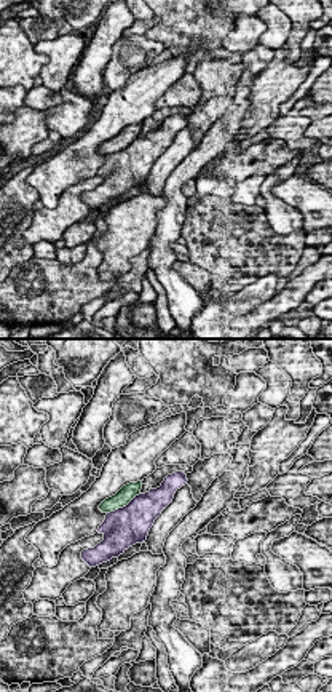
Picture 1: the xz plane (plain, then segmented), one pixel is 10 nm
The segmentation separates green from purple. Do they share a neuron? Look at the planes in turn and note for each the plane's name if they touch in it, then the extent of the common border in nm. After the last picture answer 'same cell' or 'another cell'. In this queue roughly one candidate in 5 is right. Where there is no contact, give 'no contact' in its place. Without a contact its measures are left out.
contact in xz; length 400 nm

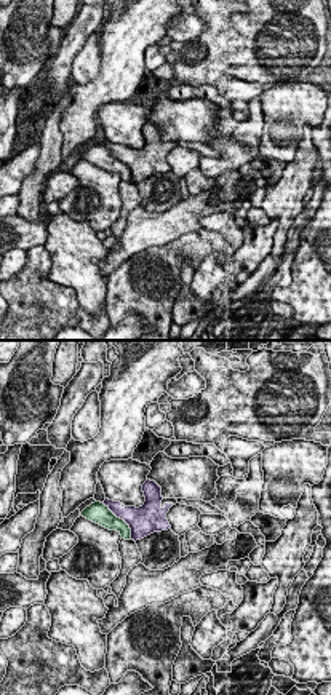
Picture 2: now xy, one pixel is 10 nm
contact in xy; length 480 nm

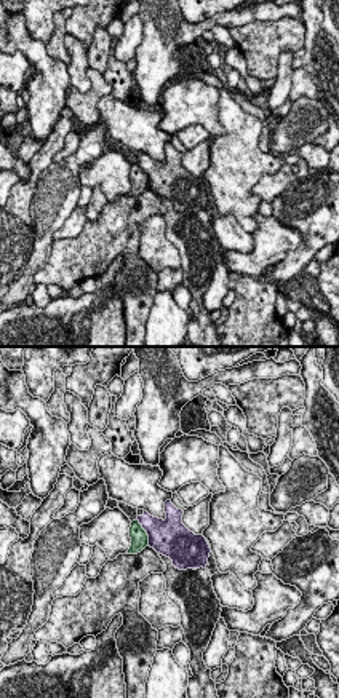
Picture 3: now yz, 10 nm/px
contact in yz; length 300 nm

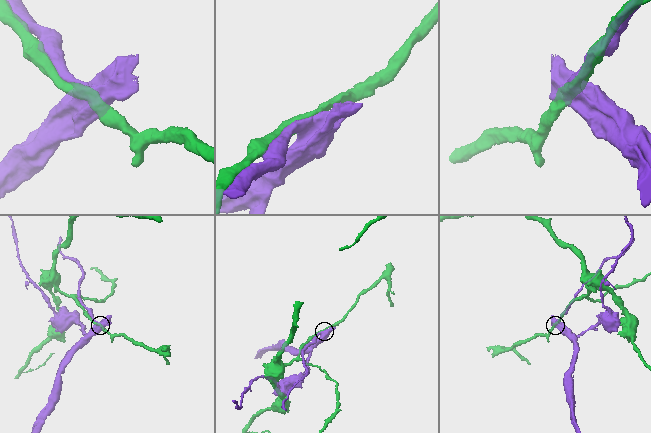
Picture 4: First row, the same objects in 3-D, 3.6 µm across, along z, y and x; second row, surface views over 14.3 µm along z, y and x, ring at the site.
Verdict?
another cell

